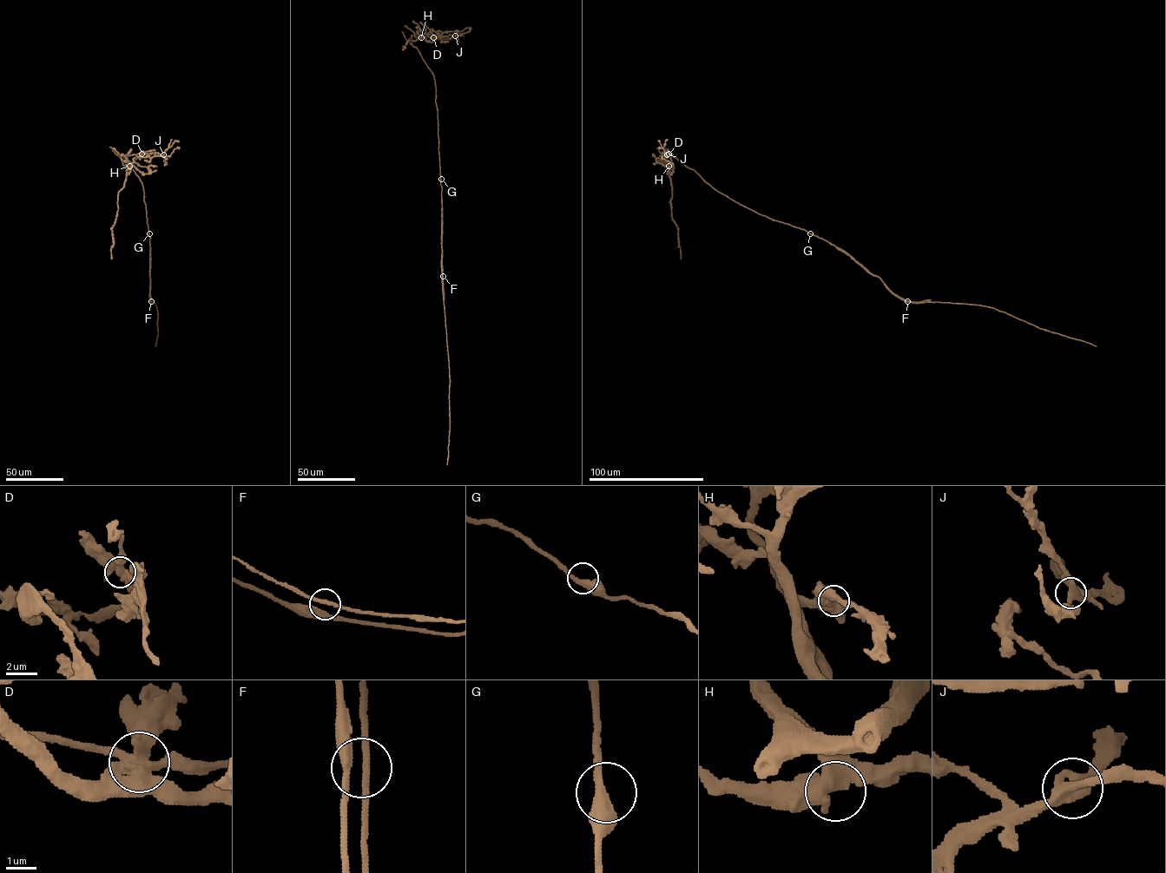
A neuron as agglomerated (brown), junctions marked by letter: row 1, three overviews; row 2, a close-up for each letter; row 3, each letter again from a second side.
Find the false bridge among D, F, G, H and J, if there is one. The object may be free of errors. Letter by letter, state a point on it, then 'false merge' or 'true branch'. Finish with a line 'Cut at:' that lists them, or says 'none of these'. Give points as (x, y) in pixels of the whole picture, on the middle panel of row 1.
D: place (433, 37); false merge
F: place (443, 276); true branch
G: place (441, 179); true branch
H: place (421, 37); true branch
J: place (455, 36); true branch
Cut at: D

